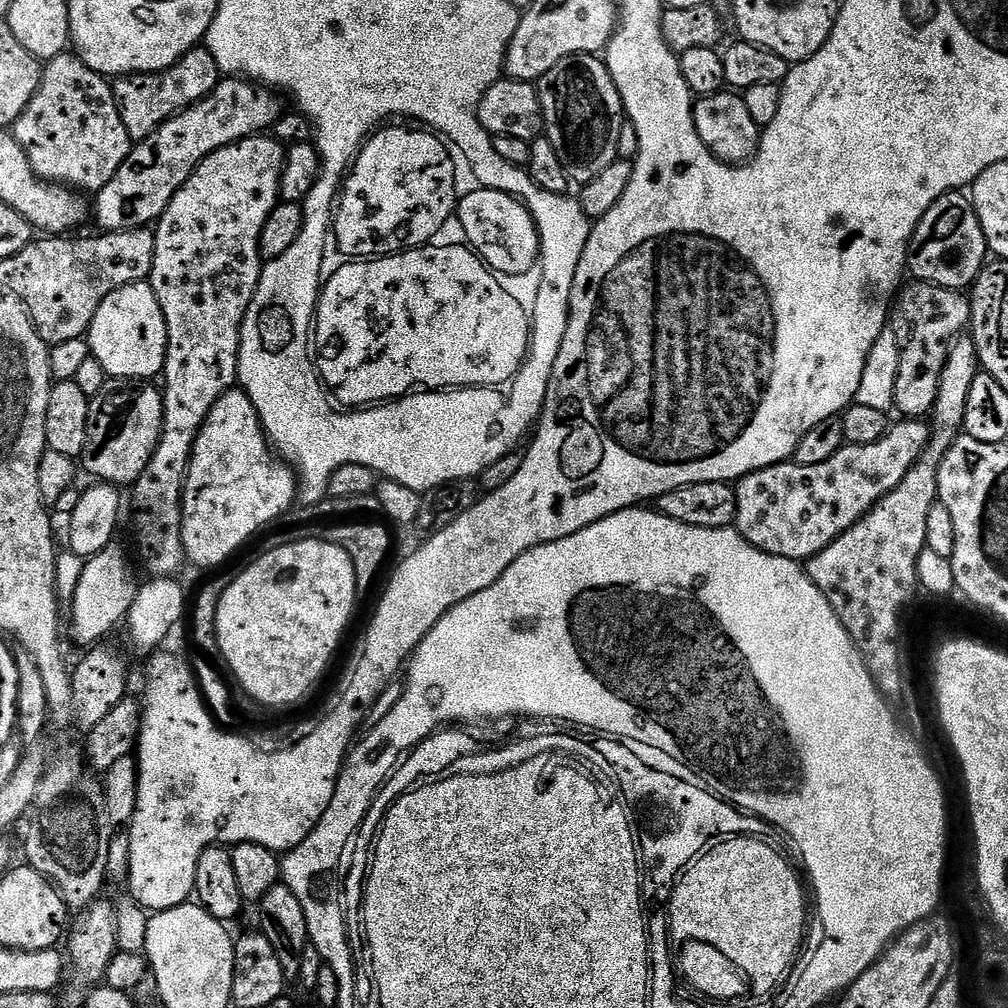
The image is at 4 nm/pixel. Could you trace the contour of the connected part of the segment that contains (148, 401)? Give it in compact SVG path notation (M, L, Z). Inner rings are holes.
M152 383L148 392L140 392L140 404L128 404L128 408L96 408L96 420L88 420L92 427L92 440L86 440L79 459L82 468L97 481L113 486L131 486L146 470L160 441L160 431L164 428L164 397L161 389Z

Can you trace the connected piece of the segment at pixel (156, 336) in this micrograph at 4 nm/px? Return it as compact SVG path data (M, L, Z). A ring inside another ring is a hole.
M151 283L127 284L111 292L98 306L86 333L88 351L102 362L102 370L112 378L122 380L152 380L164 371L164 359L168 353L168 331L162 306L154 294Z

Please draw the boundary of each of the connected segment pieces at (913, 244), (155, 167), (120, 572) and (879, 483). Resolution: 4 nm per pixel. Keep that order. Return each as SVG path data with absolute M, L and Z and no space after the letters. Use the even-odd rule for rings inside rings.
M953 190L924 211L916 233L908 243L906 268L911 275L912 272L916 275L913 277L917 281L937 284L940 288L964 290L975 281L988 255L988 243L982 234L978 214L972 209L971 199L963 191Z
M224 78L211 93L195 103L180 109L164 123L157 125L145 140L139 141L128 153L126 162L110 178L105 188L94 196L94 220L101 224L104 232L119 232L129 228L143 228L160 219L174 194L192 177L192 172L210 153L227 144L235 144L248 136L271 129L280 119L280 104L271 96L267 87L248 78Z
M109 546L85 563L78 584L70 597L72 603L72 636L83 646L103 641L116 623L123 621L136 600L138 580L132 577L128 556L117 546Z
M904 418L899 422L901 424L893 423L887 434L878 442L870 442L866 446L847 445L838 449L830 458L826 458L826 462L818 462L814 466L785 462L741 478L735 485L738 502L734 525L736 531L745 536L758 550L768 552L772 556L781 556L797 562L810 560L827 544L836 540L851 524L856 524L865 516L885 493L892 492L916 464L917 457L924 451L928 442L929 425L920 418Z

